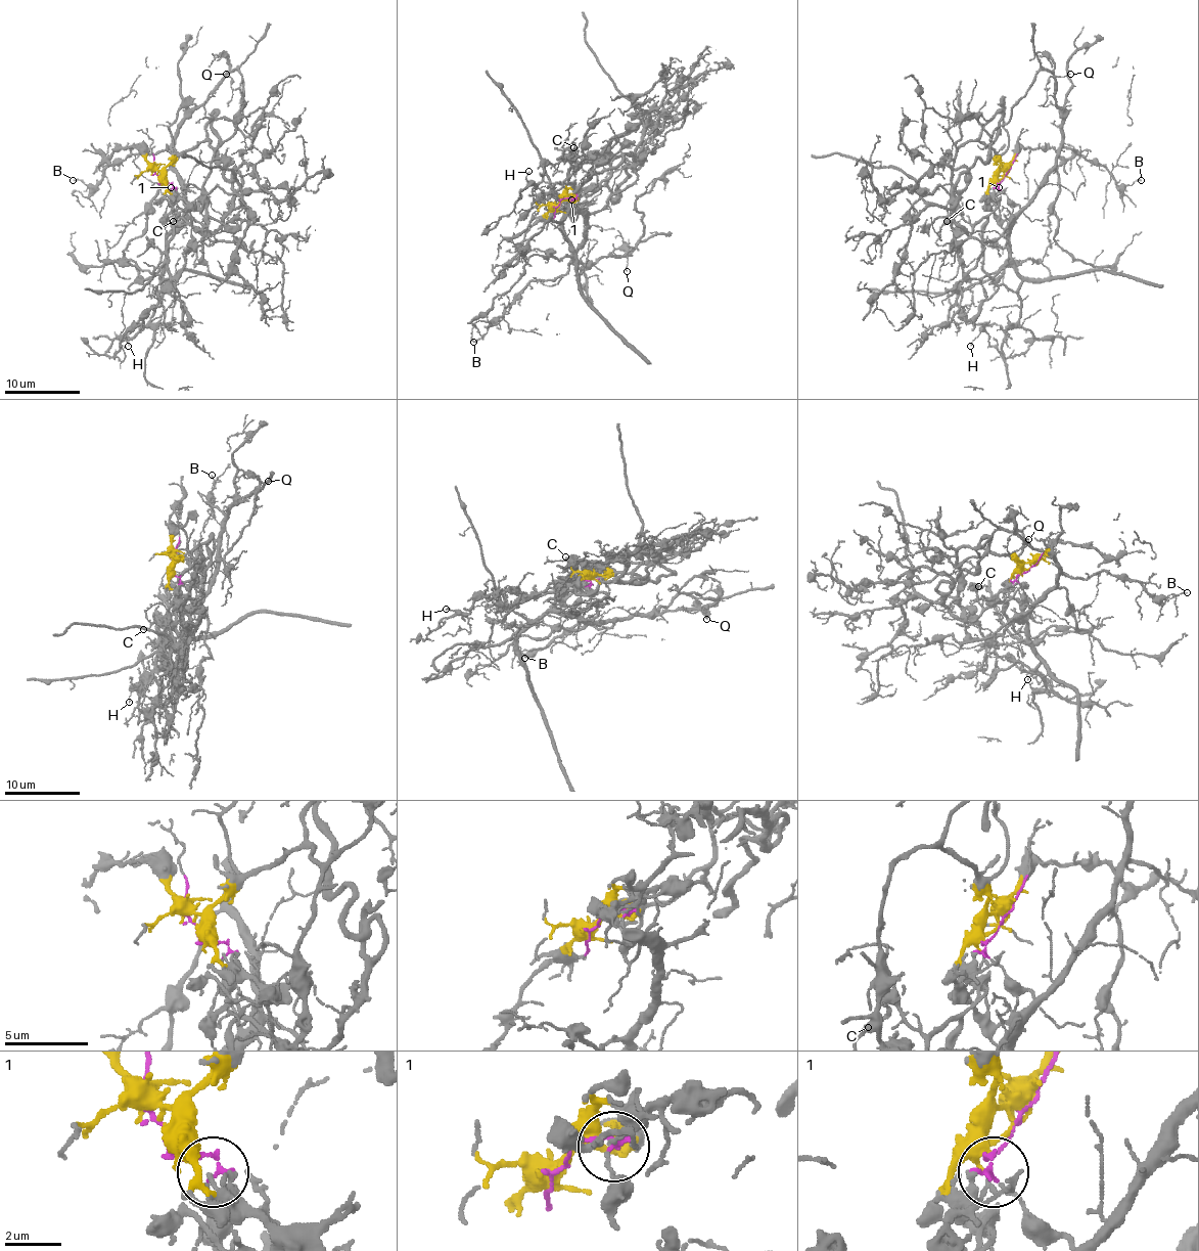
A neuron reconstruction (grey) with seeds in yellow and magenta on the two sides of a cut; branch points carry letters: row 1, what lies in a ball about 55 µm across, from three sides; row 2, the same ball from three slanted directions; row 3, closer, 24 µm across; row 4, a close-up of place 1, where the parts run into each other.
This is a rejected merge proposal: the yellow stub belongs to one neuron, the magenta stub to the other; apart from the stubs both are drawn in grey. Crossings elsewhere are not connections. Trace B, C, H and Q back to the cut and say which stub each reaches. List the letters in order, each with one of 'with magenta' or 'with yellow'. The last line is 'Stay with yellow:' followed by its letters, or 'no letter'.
B: with magenta
C: with yellow
H: with yellow
Q: with magenta
Stay with yellow: C, H

